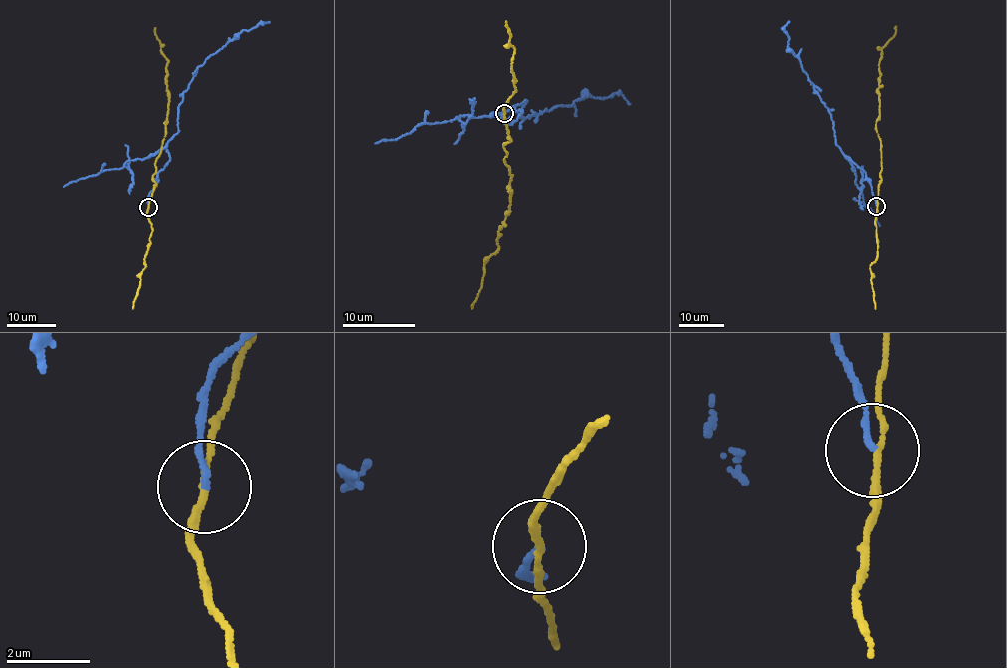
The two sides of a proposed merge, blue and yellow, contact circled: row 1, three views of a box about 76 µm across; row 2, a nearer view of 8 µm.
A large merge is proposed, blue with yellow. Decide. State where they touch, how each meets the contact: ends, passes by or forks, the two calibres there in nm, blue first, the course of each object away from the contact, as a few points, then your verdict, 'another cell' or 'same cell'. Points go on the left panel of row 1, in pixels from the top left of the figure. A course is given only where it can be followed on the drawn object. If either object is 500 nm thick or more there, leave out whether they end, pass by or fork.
(148, 207) | blue ends | yellow passes by | 130/140 nm | blue via (148, 207), (158, 173), (170, 160), (168, 142), (177, 132), (178, 106), (193, 74), (240, 32), (270, 21) | yellow via (148, 207), (156, 184), (152, 175), (156, 158), (165, 137), (170, 95), (168, 59), (162, 53), (155, 27) | another cell

